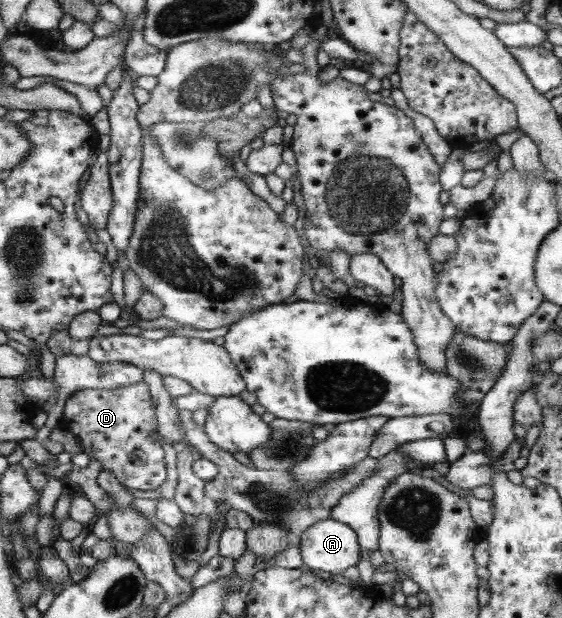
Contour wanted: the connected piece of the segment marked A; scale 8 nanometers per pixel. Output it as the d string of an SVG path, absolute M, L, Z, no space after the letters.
M328 518L316 521L302 533L299 549L305 566L330 574L342 574L344 570L359 563L361 545L353 527L346 526L346 523L338 522L337 519Z

